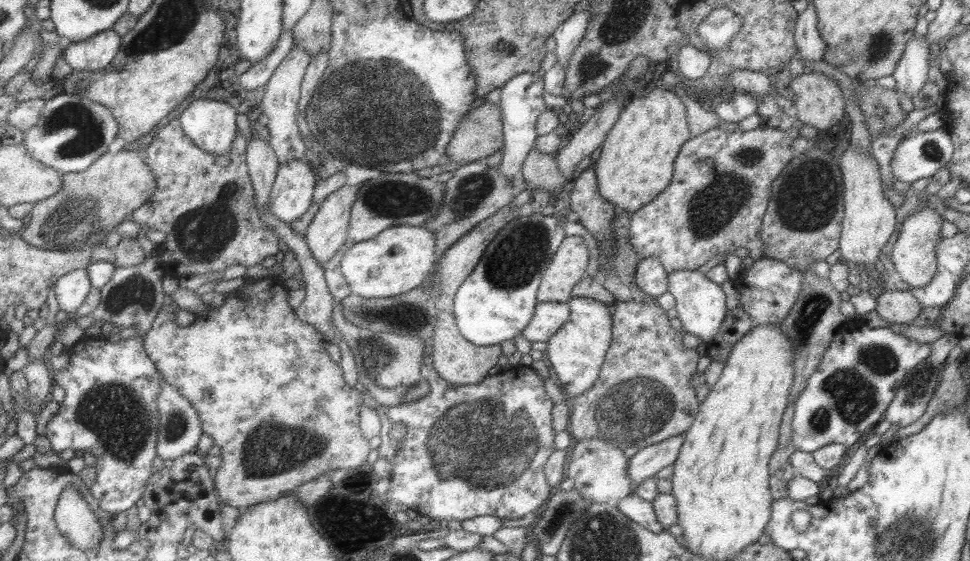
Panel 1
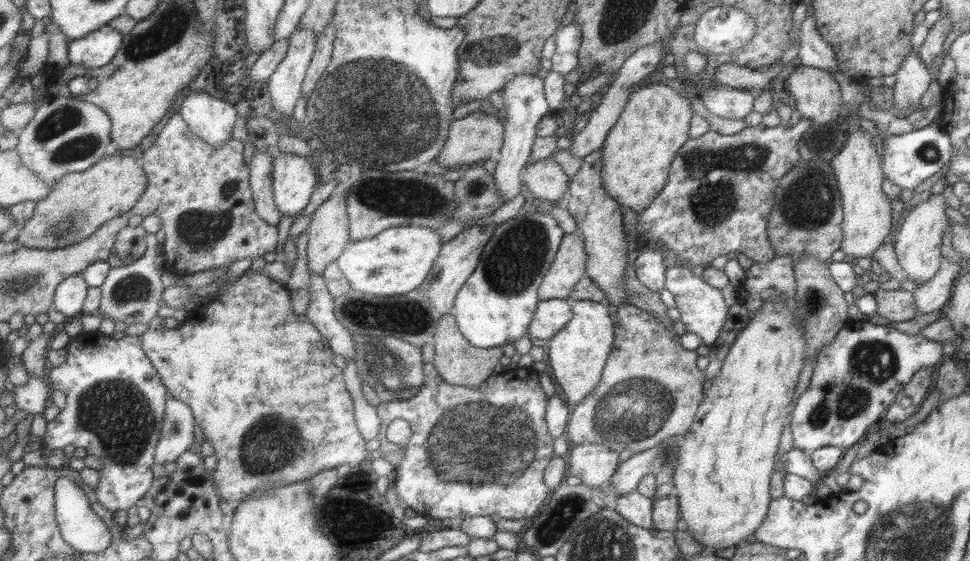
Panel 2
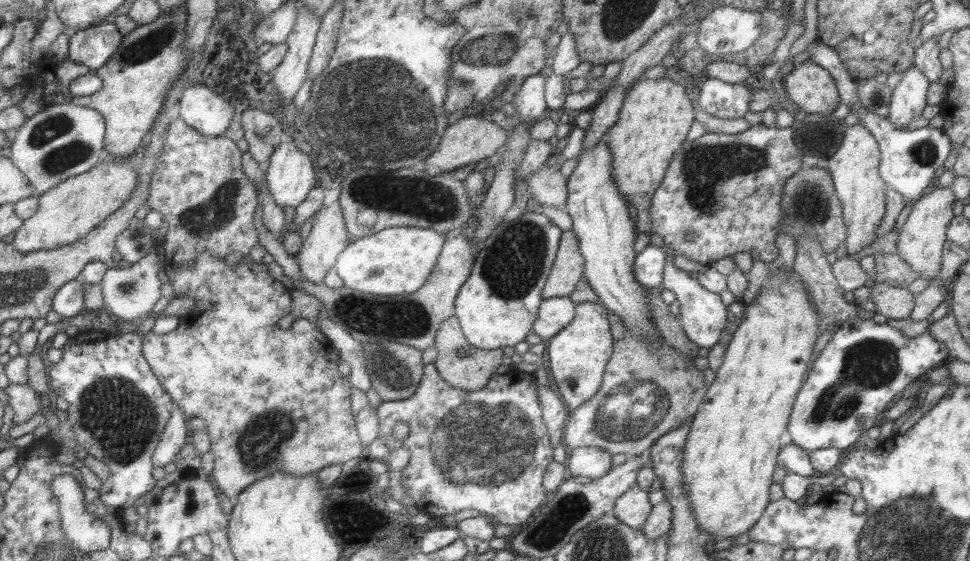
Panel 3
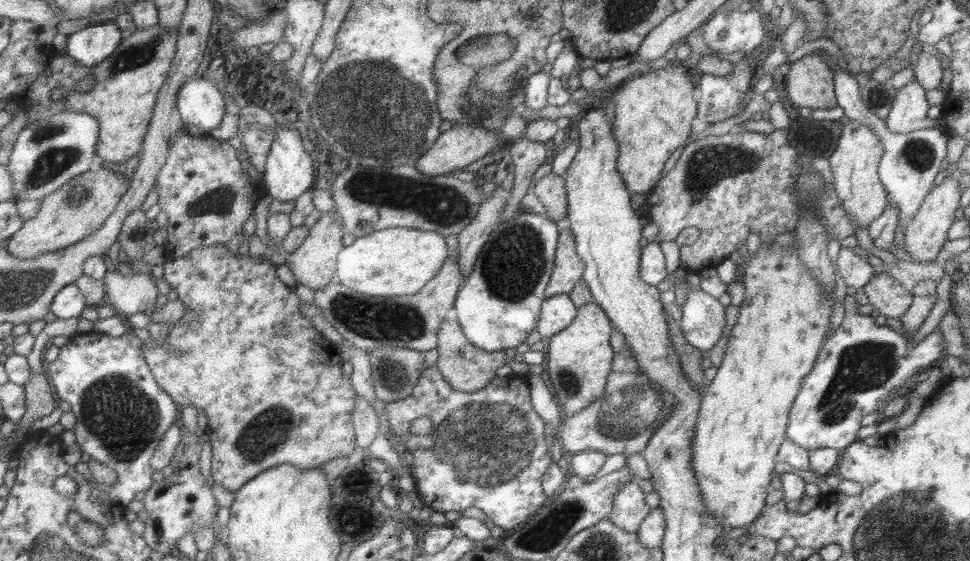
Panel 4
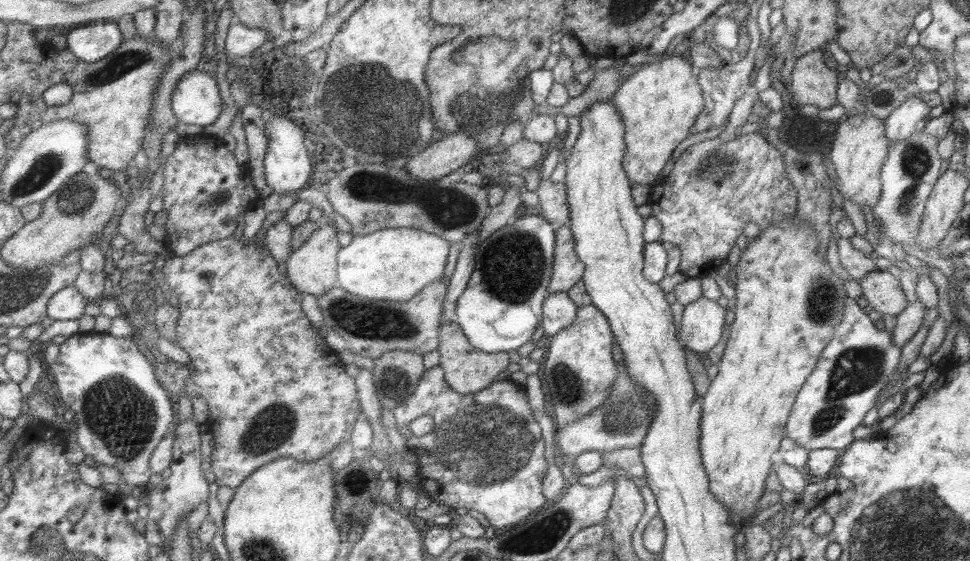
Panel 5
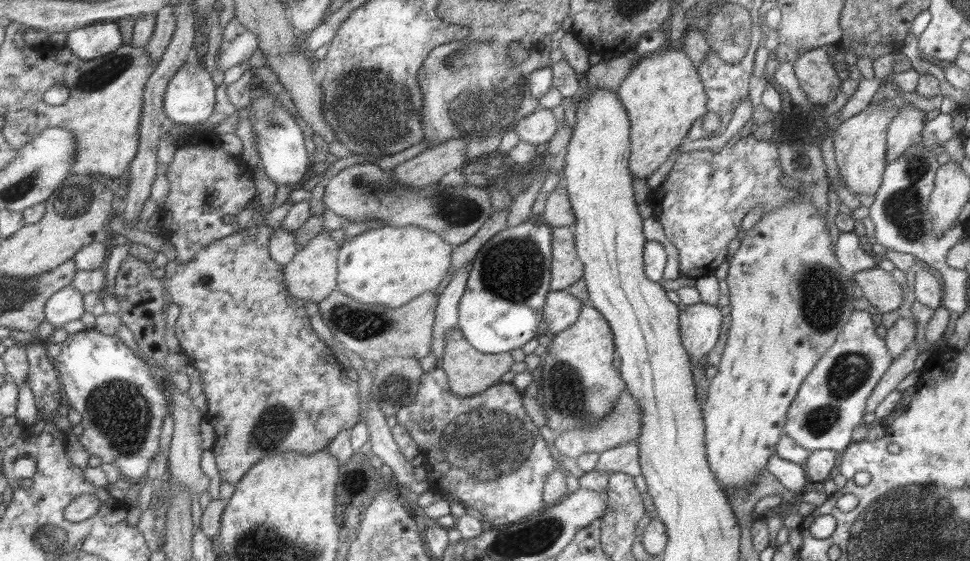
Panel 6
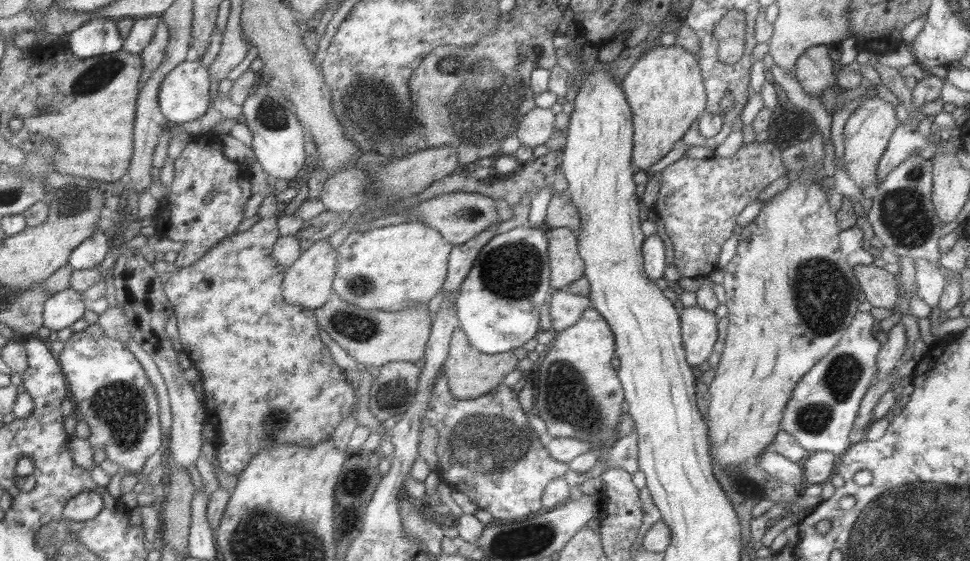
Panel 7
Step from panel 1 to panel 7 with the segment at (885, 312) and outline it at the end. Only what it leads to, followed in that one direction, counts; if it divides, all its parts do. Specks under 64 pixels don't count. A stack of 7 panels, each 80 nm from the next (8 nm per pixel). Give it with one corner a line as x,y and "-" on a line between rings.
873,263
855,265
852,269
860,291
866,296
865,300
877,308
894,308
899,296
899,286
891,273

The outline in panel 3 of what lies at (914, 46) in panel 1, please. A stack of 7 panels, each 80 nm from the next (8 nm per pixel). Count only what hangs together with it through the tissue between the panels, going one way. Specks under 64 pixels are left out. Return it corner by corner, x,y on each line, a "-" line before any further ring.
911,64
911,67
901,74
899,83
892,90
892,95
890,96
889,106
888,106
888,122
891,123
896,129
902,129
906,124
913,122
916,118
921,116
921,110
925,108
926,105
926,94
928,91
927,78

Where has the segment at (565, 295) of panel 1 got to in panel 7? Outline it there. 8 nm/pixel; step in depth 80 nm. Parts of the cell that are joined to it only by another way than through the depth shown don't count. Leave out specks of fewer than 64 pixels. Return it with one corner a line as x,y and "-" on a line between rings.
567,227
546,228
550,286
563,290
567,284
583,277
584,260
578,253
578,235

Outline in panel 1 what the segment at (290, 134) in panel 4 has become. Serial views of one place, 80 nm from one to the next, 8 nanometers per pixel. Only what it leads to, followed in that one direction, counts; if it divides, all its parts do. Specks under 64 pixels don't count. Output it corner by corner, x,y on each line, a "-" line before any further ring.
291,159
278,163
268,196
268,210
283,222
297,220
312,203
318,177
307,162

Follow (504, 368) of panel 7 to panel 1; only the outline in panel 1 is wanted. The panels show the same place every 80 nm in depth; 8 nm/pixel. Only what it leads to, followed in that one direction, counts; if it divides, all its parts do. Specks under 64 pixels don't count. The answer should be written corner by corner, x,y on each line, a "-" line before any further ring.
440,310
436,312
436,321
433,325
431,357
433,368
437,374
449,384
465,385
477,384
488,374
487,370
497,364
501,354
499,344
491,346
475,346
467,342
459,333
452,311

